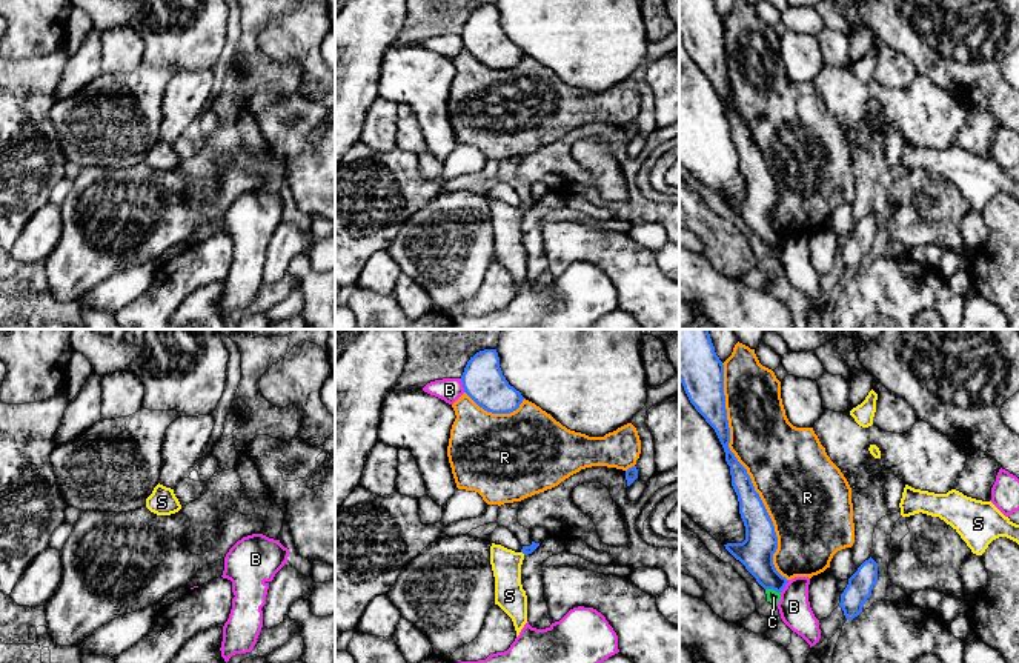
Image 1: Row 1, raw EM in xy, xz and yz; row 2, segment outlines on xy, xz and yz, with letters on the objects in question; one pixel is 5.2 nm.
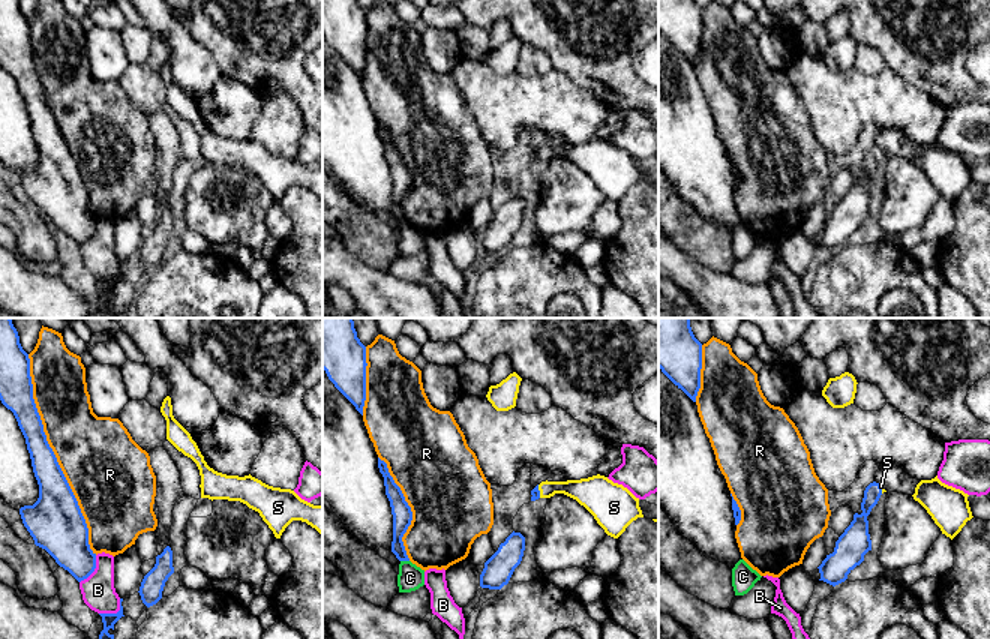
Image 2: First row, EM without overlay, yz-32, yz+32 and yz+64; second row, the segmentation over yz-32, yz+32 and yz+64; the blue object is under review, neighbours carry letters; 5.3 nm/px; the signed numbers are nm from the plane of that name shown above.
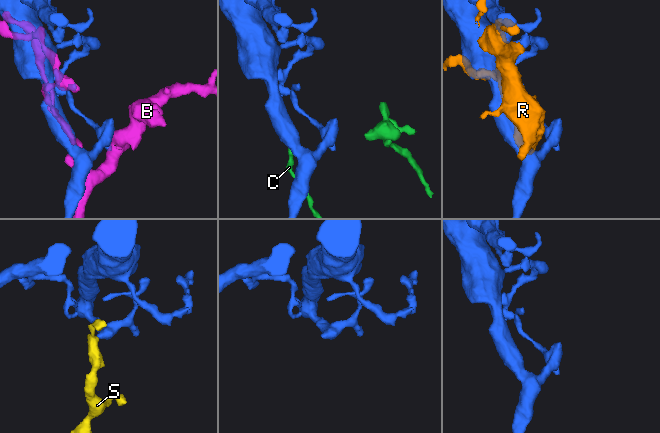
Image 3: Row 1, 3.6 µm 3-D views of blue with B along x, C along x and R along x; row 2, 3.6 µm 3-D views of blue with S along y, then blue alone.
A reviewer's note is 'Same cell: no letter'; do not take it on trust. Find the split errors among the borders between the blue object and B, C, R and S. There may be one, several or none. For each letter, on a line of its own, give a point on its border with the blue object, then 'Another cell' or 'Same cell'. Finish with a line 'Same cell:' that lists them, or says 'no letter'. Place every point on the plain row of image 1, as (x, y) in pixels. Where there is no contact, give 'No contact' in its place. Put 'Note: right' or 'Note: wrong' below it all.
B: Touches blue at xz (463, 40). Another cell
C: Touches blue at yz (773, 245). Another cell
R: Touches blue at yz (746, 128). Another cell
S: Touches blue at xz (523, 208). Same cell
Same cell: S
Note: wrong

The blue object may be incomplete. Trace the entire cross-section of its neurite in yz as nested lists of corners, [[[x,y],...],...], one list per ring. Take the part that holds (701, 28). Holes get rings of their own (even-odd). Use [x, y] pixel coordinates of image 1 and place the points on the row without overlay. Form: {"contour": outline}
{"contour": [[[679,0],[679,37],[690,58],[715,85],[730,122],[732,142],[738,151],[739,169],[745,182],[745,195],[724,202],[764,245],[782,248],[788,235],[773,220],[773,209],[778,205],[773,177],[755,146],[747,125],[729,103],[724,20],[713,0]]]}

